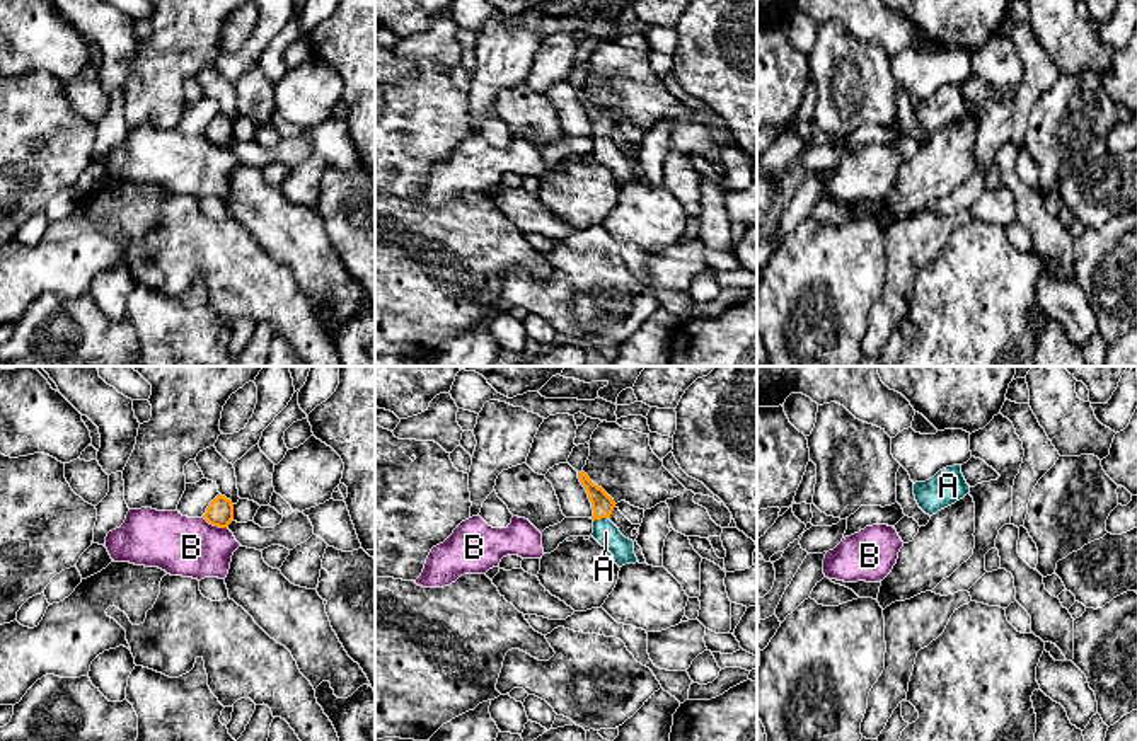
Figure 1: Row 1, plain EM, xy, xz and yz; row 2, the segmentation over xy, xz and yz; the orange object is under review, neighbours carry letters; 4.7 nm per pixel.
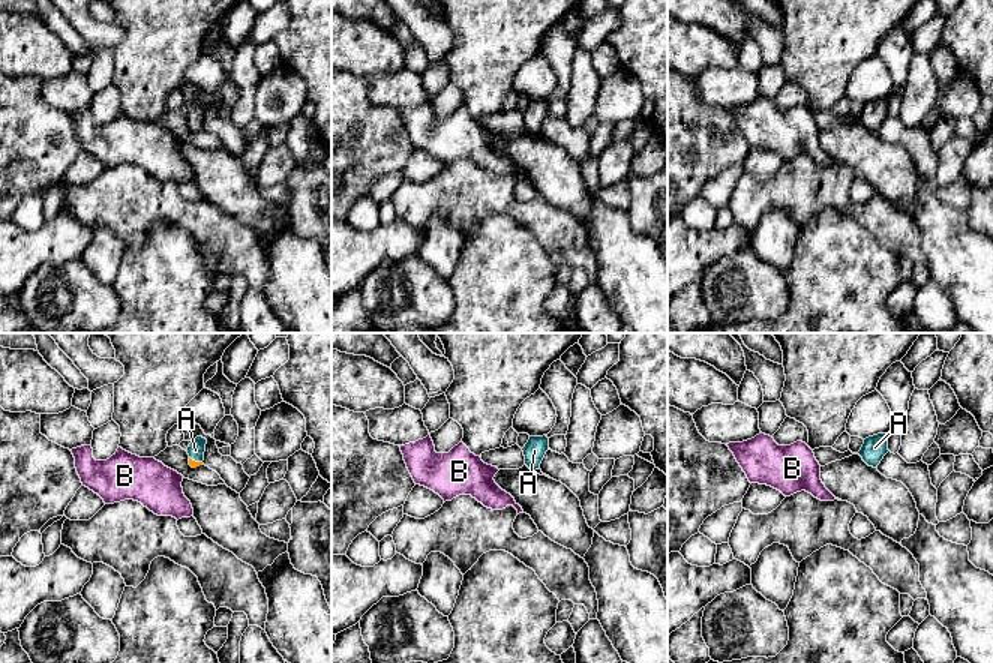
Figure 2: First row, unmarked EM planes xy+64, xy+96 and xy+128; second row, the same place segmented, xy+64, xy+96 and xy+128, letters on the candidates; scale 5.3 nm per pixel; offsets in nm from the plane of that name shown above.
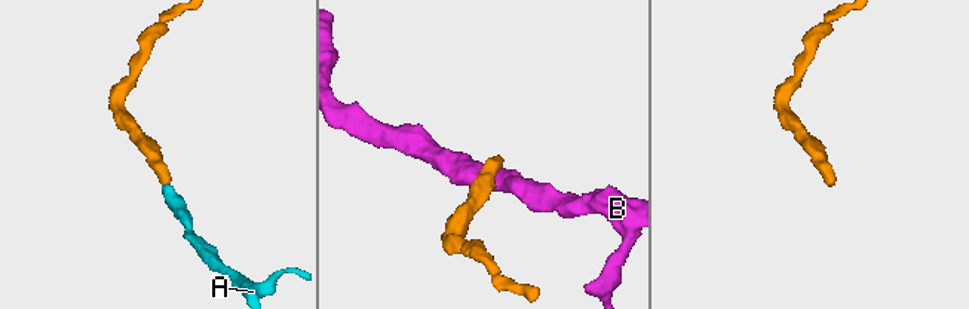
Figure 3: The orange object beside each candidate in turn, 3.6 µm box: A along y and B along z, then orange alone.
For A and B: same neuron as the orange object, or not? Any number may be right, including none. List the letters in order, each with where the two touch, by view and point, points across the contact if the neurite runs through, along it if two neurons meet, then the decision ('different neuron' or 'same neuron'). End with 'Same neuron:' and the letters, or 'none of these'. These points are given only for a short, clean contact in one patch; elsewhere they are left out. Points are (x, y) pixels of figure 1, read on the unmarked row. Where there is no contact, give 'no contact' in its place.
A: contact xz (600, 137); way xz (602, 123), (600, 137), (606, 150); same neuron
B: contact xy (213, 143); border xy (202, 135), (225, 147); different neuron
Same neuron: A

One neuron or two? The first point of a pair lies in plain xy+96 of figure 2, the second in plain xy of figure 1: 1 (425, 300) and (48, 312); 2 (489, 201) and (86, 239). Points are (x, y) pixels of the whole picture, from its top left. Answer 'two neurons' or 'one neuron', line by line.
1: one neuron
2: two neurons

